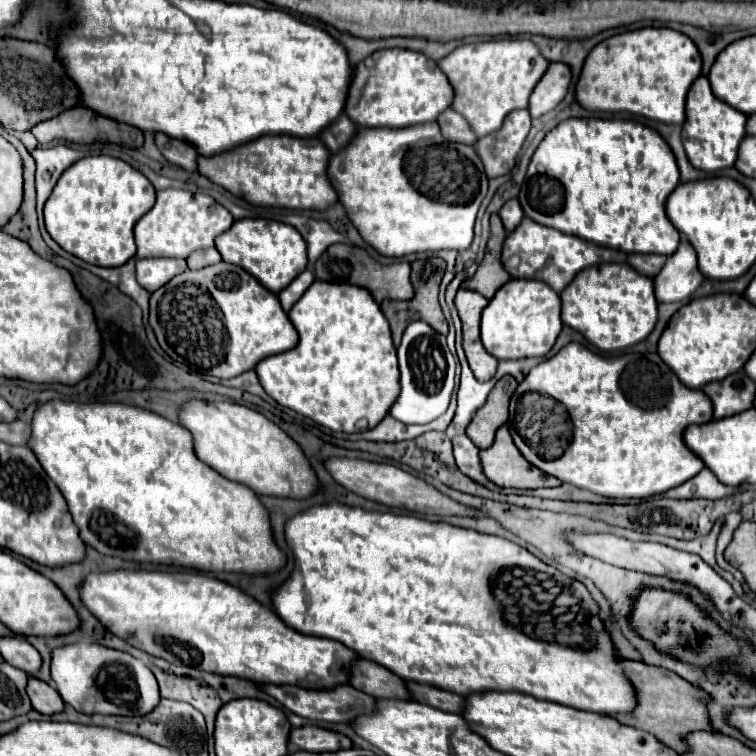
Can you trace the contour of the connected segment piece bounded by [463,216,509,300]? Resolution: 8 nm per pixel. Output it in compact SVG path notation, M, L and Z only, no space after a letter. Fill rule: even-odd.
M495 216L495 218L491 218L491 238L489 238L489 246L487 246L485 258L479 264L479 272L471 280L463 282L463 286L467 290L479 292L487 300L491 300L493 294L509 280L509 274L503 272L503 268L499 264L501 242L503 240L505 240L505 230L501 226L501 218Z

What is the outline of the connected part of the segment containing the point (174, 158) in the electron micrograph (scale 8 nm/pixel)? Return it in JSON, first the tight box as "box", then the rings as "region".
{"box":[155,134,197,170],"region":[[[155,134],[155,144],[157,144],[159,152],[171,164],[177,164],[185,170],[195,170],[197,168],[197,150],[191,144],[187,144],[183,140],[169,138],[165,134]]]}

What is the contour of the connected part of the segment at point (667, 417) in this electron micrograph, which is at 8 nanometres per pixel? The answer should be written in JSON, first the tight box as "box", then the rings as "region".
{"box":[509,342,713,498],"region":[[[569,342],[567,346],[563,346],[553,358],[543,360],[541,364],[537,364],[529,376],[525,376],[525,380],[517,386],[517,392],[511,398],[511,408],[509,408],[509,430],[511,436],[517,444],[517,448],[521,450],[521,454],[539,470],[543,470],[549,476],[559,478],[561,482],[573,484],[577,488],[585,488],[589,492],[601,494],[601,496],[609,496],[609,498],[647,498],[653,494],[661,494],[669,488],[675,488],[683,482],[687,482],[689,478],[697,476],[705,464],[701,462],[701,458],[697,454],[693,454],[685,442],[683,442],[683,432],[687,426],[691,424],[703,424],[709,422],[713,418],[713,404],[711,400],[705,396],[703,390],[693,390],[693,388],[685,388],[679,378],[671,372],[671,368],[659,358],[657,352],[645,352],[645,356],[639,356],[635,352],[625,352],[619,356],[601,356],[589,348],[585,348],[579,342]]]}

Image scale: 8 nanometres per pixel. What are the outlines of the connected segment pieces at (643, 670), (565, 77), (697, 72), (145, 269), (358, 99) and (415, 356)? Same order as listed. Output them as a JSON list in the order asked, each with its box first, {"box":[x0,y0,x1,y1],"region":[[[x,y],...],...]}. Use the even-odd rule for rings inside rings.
[{"box":[615,660,715,752],"region":[[[627,660],[625,674],[633,680],[633,684],[639,692],[639,704],[633,712],[615,716],[621,724],[649,732],[663,744],[675,748],[677,752],[685,752],[685,742],[683,742],[685,734],[689,734],[693,730],[715,732],[711,726],[709,712],[707,712],[707,702],[711,700],[711,696],[705,690],[683,680],[681,676],[675,676],[675,672],[669,672],[669,670],[657,668],[657,666],[649,666],[645,662]]]},{"box":[529,64,571,118],"region":[[[549,64],[549,72],[545,72],[545,76],[537,82],[537,88],[533,88],[533,96],[529,96],[531,118],[539,118],[541,114],[551,112],[567,94],[569,82],[571,72],[567,64]]]},{"box":[575,28,701,124],"region":[[[641,28],[633,32],[615,34],[599,42],[589,52],[589,56],[585,58],[579,82],[575,86],[575,98],[585,110],[631,112],[631,114],[639,114],[639,116],[653,118],[667,124],[683,124],[685,96],[697,76],[701,76],[701,56],[691,38],[671,28]]]},{"box":[137,258,187,292],"region":[[[143,258],[137,260],[137,282],[149,290],[155,292],[165,282],[169,282],[173,276],[187,270],[185,260],[177,258]]]},{"box":[345,48,453,128],"region":[[[383,48],[381,52],[373,52],[373,56],[363,60],[357,66],[357,72],[353,72],[345,114],[357,126],[405,128],[437,120],[437,116],[451,106],[451,100],[453,88],[433,60],[413,50]]]},{"box":[389,320,455,424],"region":[[[417,320],[405,328],[397,352],[401,370],[401,394],[391,406],[389,414],[403,424],[427,424],[439,418],[447,410],[455,388],[455,358],[447,348],[445,336],[429,328],[429,324]]]}]

